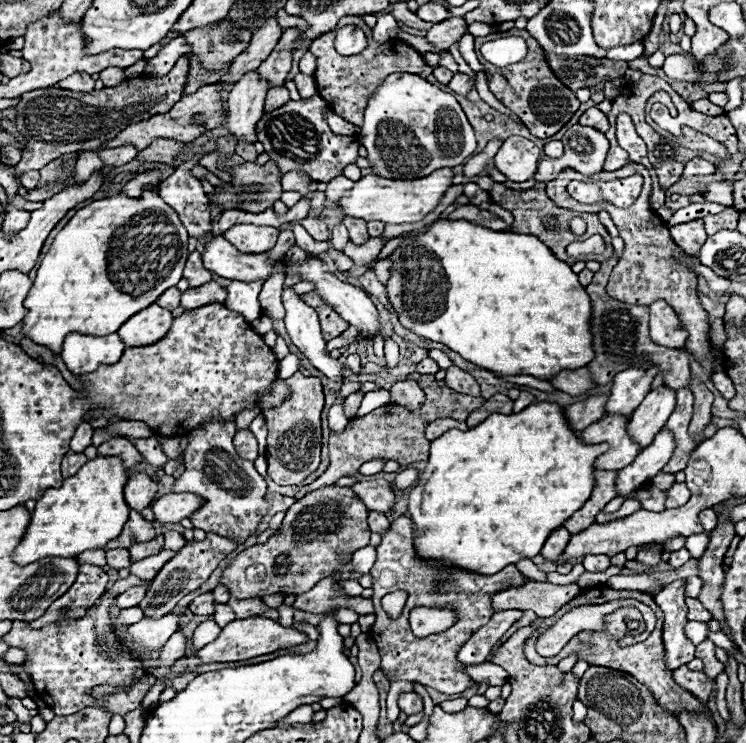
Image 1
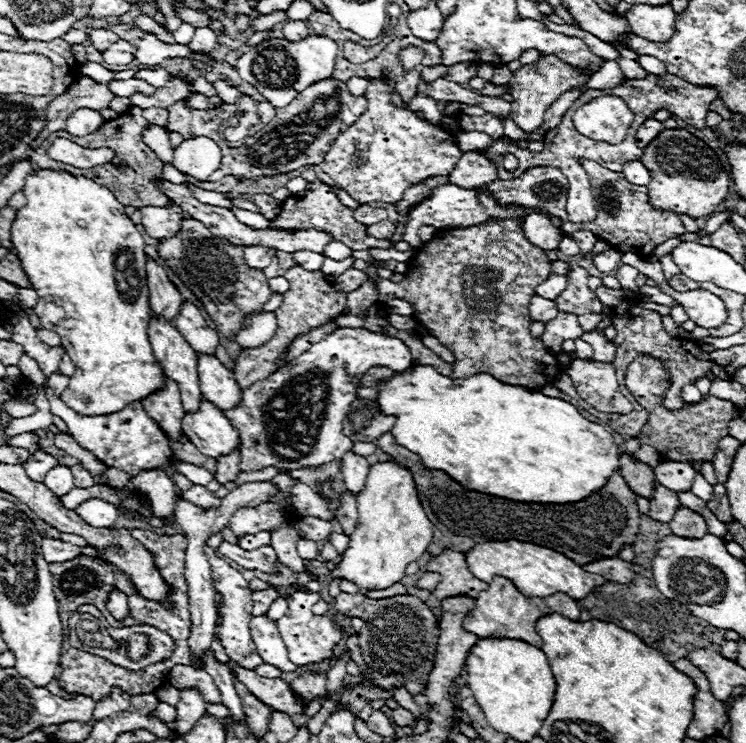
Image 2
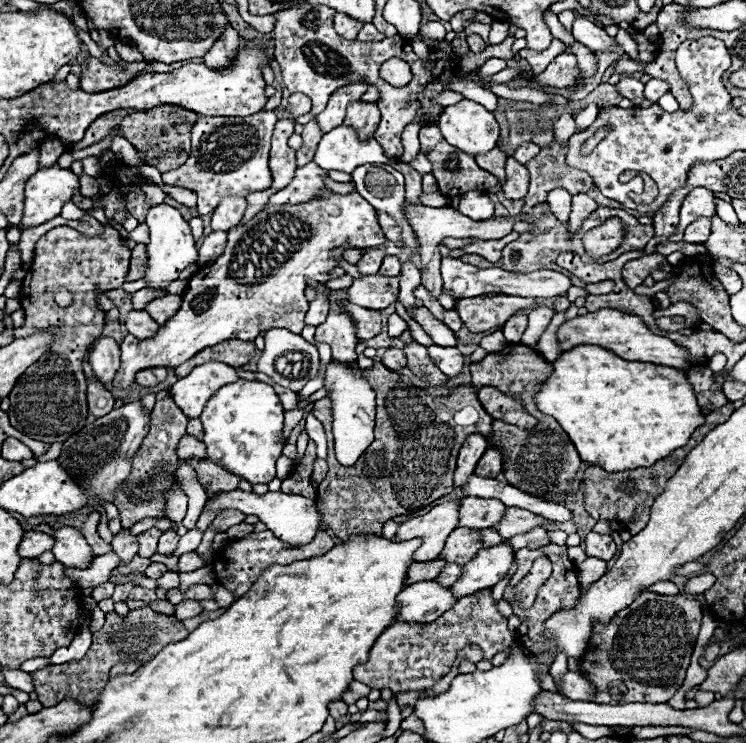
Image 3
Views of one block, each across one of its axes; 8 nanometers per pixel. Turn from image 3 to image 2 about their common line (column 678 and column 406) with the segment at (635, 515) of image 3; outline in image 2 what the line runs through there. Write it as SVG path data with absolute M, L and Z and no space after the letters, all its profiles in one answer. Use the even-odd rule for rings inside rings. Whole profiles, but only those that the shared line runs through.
M392 432L382 434L376 440L376 446L380 446L400 466L412 470L420 504L434 524L434 534L442 542L442 548L466 552L478 542L516 538L552 548L576 564L588 564L598 558L616 556L622 544L634 544L636 540L640 520L636 494L628 488L620 472L614 472L610 482L600 492L578 504L526 504L468 490L452 480L446 472L428 470L420 456L396 444Z

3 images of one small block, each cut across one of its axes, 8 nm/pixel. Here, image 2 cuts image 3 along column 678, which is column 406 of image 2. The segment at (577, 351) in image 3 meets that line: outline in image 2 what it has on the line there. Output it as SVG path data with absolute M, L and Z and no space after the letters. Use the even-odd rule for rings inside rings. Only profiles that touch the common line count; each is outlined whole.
M412 366L382 386L378 406L384 414L396 416L392 434L398 444L416 452L428 468L444 470L464 488L476 492L492 492L494 496L508 496L508 500L532 500L538 504L574 504L598 492L610 474L620 468L618 446L600 424L586 420L572 404L560 398L502 384L490 374L450 380L430 366Z

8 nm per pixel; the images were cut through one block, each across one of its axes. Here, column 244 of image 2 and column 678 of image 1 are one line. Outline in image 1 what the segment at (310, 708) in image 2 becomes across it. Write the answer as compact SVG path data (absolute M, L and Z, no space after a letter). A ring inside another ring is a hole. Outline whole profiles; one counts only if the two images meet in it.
M680 666L678 670L674 670L672 678L674 678L674 682L676 682L682 690L690 692L690 694L696 696L700 702L708 702L708 696L710 696L712 690L714 690L714 680L712 680L712 678L704 676L704 672L688 670L686 666Z

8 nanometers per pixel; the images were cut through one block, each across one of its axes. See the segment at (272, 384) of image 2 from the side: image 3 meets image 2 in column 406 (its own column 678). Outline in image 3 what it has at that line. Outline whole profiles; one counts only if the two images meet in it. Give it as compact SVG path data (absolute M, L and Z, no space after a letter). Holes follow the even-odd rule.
M602 308L596 312L588 312L586 316L576 316L572 320L566 320L558 332L556 340L560 350L570 350L578 344L596 344L602 348L608 348L616 356L624 360L640 360L640 362L652 362L652 364L662 364L662 366L672 366L678 370L690 370L692 364L688 362L688 352L680 346L676 346L672 340L664 336L654 336L646 324L632 314L624 314L612 308Z

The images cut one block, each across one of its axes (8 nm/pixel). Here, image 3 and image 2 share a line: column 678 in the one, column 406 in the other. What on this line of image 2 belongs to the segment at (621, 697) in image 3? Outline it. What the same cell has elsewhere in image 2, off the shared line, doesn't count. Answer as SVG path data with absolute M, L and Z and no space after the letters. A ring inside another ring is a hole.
M340 592L332 600L332 608L350 618L362 618L364 628L358 632L364 660L370 668L370 684L380 688L404 686L410 694L420 694L426 688L428 674L434 666L438 644L438 620L432 610L416 596L392 596L370 600L362 594Z

